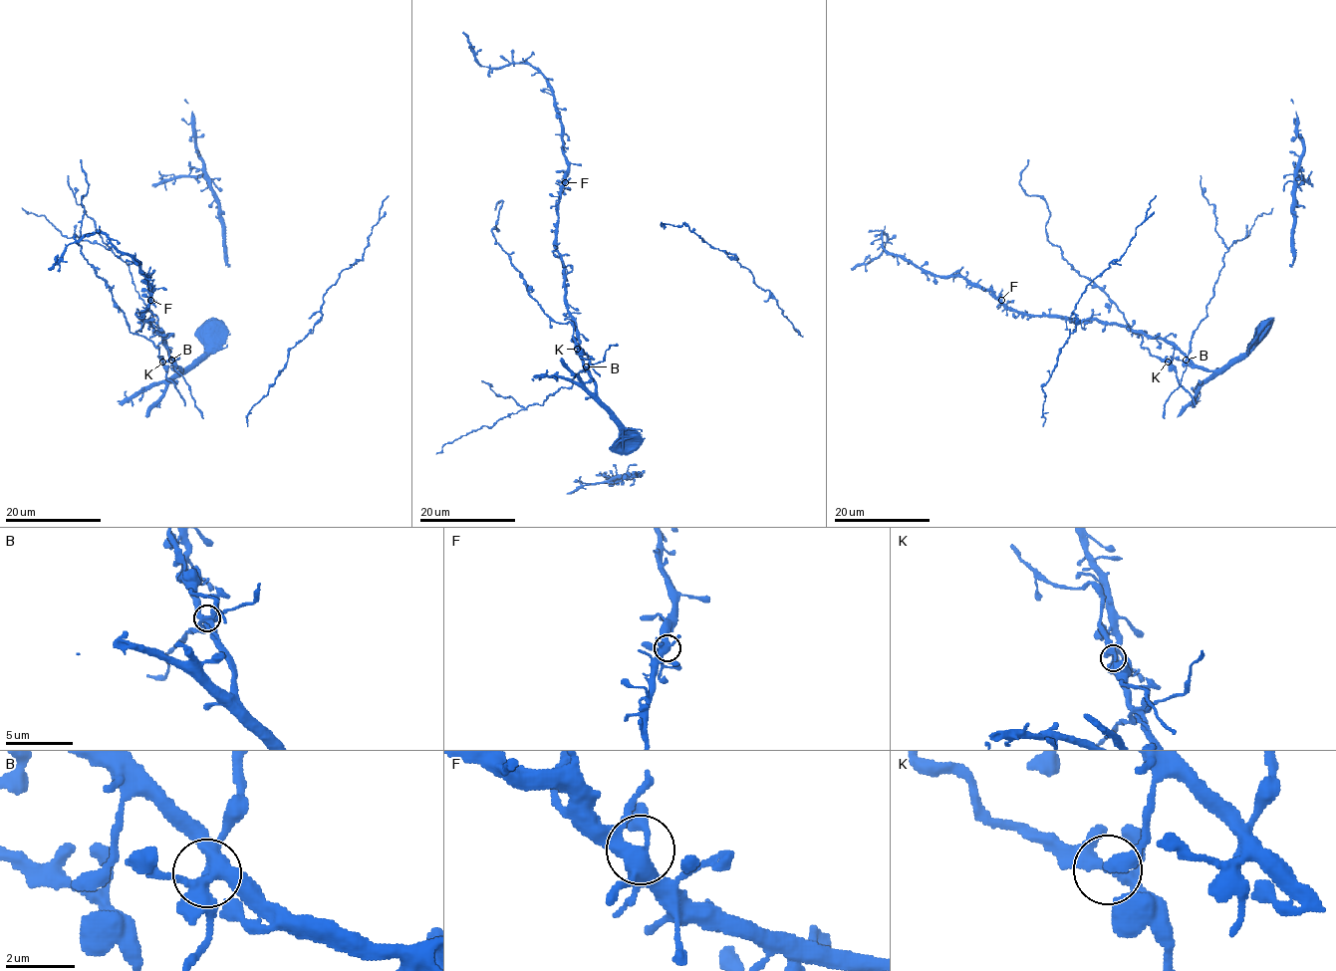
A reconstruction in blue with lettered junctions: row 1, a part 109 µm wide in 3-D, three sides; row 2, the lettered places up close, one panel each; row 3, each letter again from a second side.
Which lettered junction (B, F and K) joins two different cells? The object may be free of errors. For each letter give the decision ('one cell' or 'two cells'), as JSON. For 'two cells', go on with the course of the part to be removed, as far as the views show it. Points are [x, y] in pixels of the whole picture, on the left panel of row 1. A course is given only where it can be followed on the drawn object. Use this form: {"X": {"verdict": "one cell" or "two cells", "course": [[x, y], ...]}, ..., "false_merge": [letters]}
{"B": {"verdict": "one cell"}, "F": {"verdict": "one cell"}, "K": {"verdict": "one cell"}, "false_merge": []}

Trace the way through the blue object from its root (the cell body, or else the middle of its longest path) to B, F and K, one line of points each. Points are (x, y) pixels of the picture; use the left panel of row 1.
B: (182, 374), (171, 360)
F: (182, 374), (174, 367), (164, 338), (142, 318), (150, 300)
K: (182, 374), (174, 367), (167, 349), (168, 359), (162, 362)

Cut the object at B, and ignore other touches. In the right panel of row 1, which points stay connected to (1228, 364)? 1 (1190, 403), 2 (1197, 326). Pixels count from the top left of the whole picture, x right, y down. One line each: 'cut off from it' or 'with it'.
1: with it
2: cut off from it

